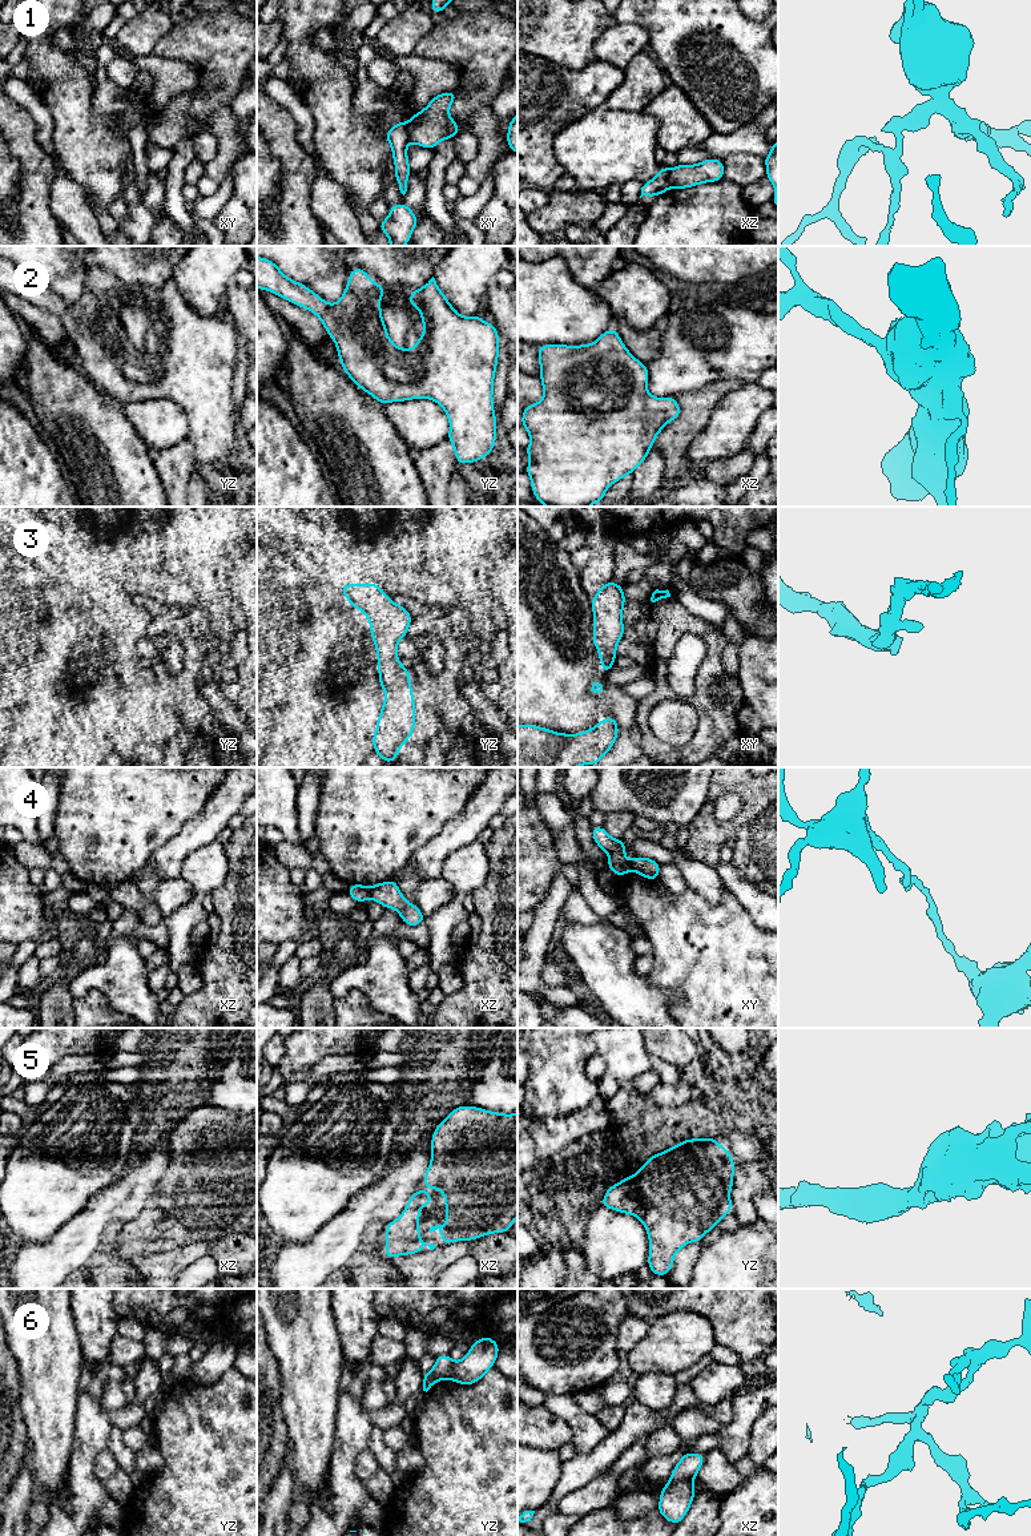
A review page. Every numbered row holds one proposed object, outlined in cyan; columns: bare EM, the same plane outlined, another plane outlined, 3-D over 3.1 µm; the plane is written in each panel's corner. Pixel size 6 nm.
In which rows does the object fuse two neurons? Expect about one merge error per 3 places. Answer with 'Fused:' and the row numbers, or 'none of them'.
Fused: 1, 4, 6

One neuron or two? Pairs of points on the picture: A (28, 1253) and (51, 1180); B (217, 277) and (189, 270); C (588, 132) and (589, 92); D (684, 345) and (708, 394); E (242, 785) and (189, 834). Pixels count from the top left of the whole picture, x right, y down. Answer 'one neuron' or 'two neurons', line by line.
A: two neurons
B: one neuron
C: two neurons
D: two neurons
E: one neuron

